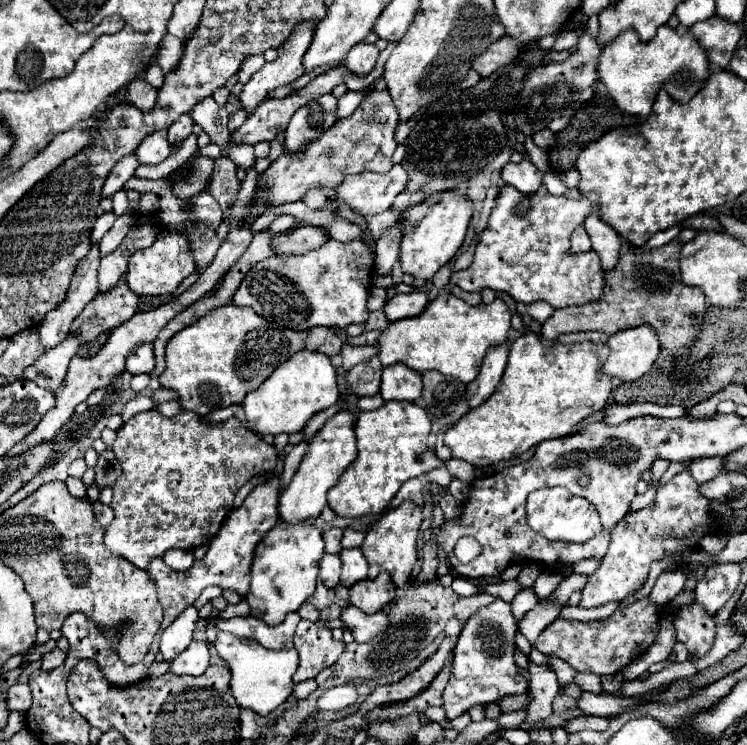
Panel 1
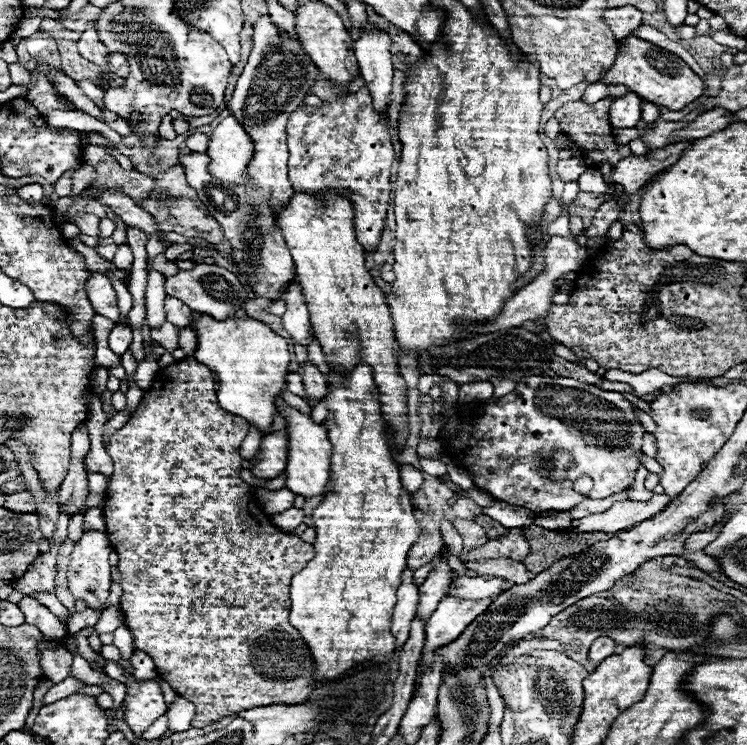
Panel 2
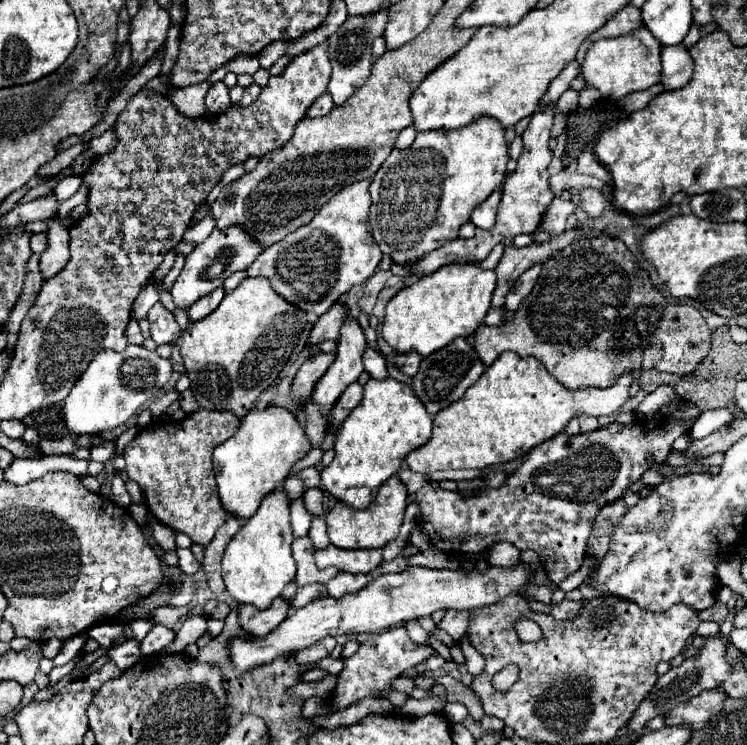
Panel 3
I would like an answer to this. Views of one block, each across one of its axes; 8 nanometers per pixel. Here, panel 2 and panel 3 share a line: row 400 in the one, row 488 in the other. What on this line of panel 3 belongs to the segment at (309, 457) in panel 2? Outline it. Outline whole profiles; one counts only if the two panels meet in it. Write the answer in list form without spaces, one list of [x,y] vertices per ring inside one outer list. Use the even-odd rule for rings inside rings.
[[[282,486],[270,492],[258,512],[242,524],[242,528],[232,536],[222,558],[222,578],[228,592],[240,604],[252,604],[256,608],[268,608],[268,604],[280,596],[286,584],[296,576],[296,566],[292,558],[292,526],[290,526],[290,498]]]

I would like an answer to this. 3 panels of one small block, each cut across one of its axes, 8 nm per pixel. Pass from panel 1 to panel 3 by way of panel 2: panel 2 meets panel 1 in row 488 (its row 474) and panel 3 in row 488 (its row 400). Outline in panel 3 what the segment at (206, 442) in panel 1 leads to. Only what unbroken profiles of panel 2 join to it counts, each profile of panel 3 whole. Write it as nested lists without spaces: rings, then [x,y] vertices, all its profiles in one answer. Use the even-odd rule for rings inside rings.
[[[196,410],[188,414],[182,422],[152,422],[146,428],[142,428],[136,438],[124,448],[122,456],[126,460],[126,474],[134,482],[140,484],[144,494],[144,504],[148,510],[168,528],[176,532],[184,532],[192,538],[196,544],[210,544],[214,538],[214,532],[224,524],[228,512],[224,512],[224,506],[218,496],[216,480],[214,480],[214,466],[212,466],[212,452],[218,444],[226,442],[240,426],[240,418],[232,412],[208,412],[208,410]]]

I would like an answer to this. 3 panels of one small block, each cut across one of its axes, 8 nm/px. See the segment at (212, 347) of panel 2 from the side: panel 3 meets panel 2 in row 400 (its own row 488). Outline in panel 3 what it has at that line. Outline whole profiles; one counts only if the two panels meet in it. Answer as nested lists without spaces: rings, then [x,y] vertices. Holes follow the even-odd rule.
[[[280,406],[252,410],[242,418],[238,432],[214,450],[214,470],[222,504],[234,516],[248,520],[264,496],[276,490],[290,474],[294,462],[310,452],[310,440],[296,416]]]

